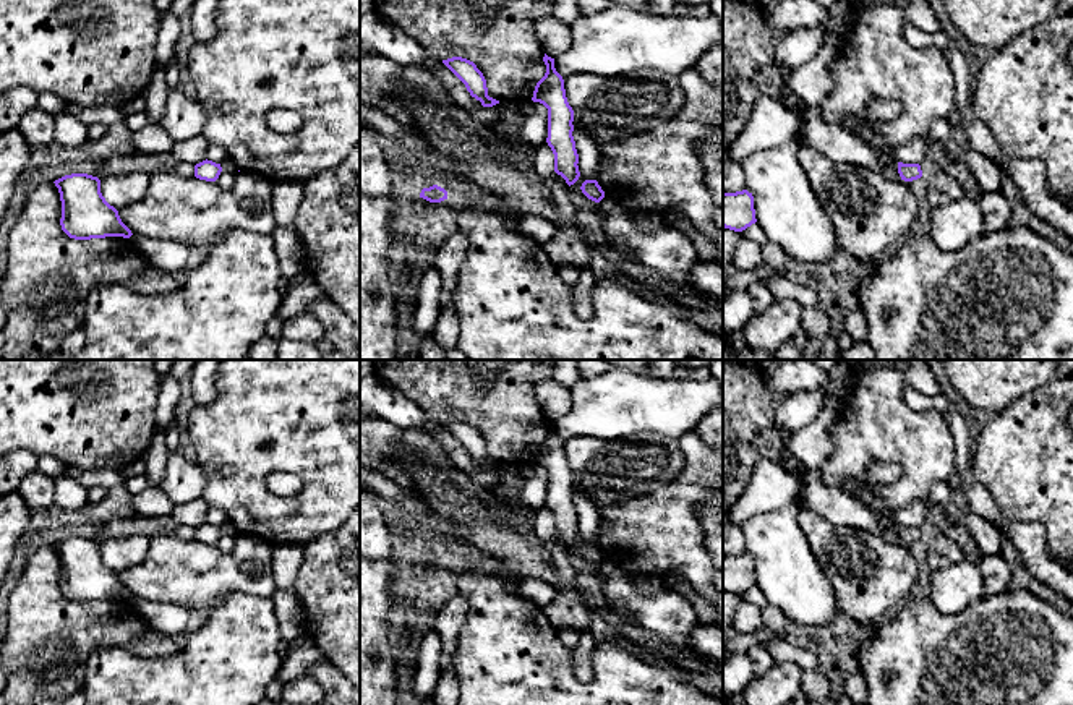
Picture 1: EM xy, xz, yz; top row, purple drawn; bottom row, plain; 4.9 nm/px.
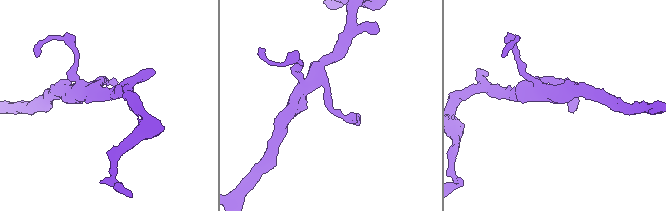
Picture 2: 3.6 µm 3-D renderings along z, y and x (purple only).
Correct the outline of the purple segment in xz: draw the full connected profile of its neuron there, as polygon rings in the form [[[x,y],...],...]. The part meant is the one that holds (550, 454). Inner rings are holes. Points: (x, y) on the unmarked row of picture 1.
[[[545,417],[543,425],[546,436],[536,446],[532,464],[548,472],[546,506],[554,517],[554,535],[571,549],[580,540],[579,517],[572,499],[574,473],[566,460],[564,442],[554,431],[554,421]]]

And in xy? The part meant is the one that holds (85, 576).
[[[71,536],[53,545],[62,564],[62,593],[75,603],[105,600],[130,601],[131,593],[118,574],[100,556],[100,543],[88,536]]]

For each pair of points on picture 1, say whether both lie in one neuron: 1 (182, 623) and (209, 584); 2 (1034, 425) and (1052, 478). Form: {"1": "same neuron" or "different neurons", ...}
{"1": "different neurons", "2": "same neuron"}

